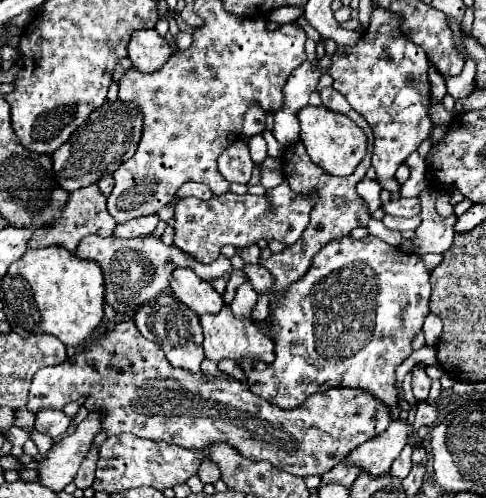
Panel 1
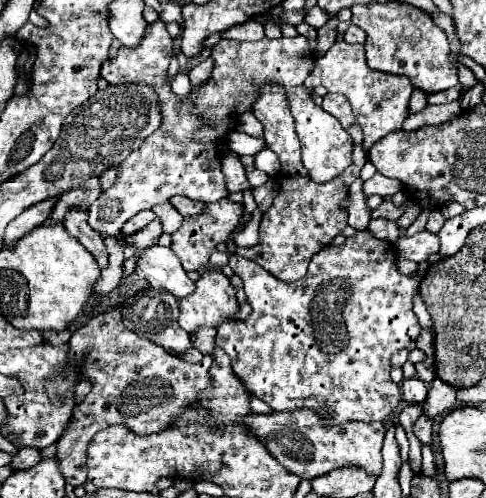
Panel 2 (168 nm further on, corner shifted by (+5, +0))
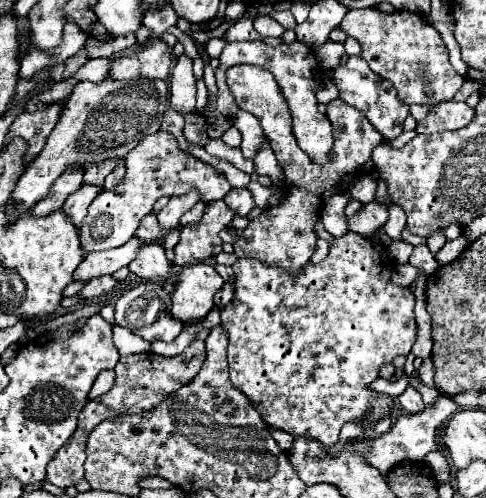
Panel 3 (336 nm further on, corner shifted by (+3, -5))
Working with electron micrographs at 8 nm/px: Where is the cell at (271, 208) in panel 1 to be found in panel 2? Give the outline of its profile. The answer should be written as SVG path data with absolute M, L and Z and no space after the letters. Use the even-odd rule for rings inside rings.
M225 197L215 203L205 205L205 209L199 215L185 217L181 229L173 233L173 243L171 243L171 249L179 257L183 269L185 271L201 271L203 267L207 267L211 253L215 251L215 247L219 243L225 243L229 239L229 233L237 227L241 215L243 215L243 205L233 203L229 197Z

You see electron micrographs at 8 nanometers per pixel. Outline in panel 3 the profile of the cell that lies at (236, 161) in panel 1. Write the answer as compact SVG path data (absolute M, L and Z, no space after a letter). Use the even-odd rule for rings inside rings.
M233 188L225 198L225 204L235 210L237 214L249 214L253 208L255 208L255 202L253 202L253 196L247 188Z

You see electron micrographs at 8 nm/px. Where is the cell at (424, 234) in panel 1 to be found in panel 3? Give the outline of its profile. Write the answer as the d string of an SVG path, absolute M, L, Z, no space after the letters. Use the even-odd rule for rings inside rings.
M419 244L419 246L413 248L413 254L409 258L409 264L411 266L417 266L417 268L423 268L427 274L433 274L439 268L437 260L433 258L433 254L429 252L429 248L425 244Z

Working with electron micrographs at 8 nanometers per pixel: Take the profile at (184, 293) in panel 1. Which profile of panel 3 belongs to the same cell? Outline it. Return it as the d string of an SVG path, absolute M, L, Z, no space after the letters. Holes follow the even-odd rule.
M147 244L139 252L139 256L129 264L129 270L143 280L163 282L171 276L173 264L167 260L165 250L157 244Z

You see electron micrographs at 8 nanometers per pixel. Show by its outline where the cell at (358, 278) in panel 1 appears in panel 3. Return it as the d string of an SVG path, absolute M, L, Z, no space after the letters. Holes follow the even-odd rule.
M347 232L331 242L323 262L305 266L297 278L251 258L237 260L233 272L235 298L221 310L221 326L229 334L229 376L269 426L287 430L293 436L311 436L329 446L339 440L343 424L359 420L369 430L391 412L395 400L389 394L371 390L369 384L379 378L383 364L411 352L417 322L413 314L415 296L409 288L391 282L393 262L383 244Z

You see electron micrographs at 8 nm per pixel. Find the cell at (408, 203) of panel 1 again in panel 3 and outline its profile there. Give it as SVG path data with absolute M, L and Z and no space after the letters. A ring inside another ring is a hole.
M369 202L357 216L349 218L349 228L351 232L371 238L379 228L383 228L385 222L387 222L387 208L379 202Z

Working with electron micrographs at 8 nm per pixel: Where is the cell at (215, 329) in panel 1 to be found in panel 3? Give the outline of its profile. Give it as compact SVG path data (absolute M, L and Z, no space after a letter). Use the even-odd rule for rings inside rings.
M205 262L185 266L179 274L177 288L171 294L171 316L183 324L205 318L215 308L213 296L223 288L223 284L225 280L219 276L219 272Z

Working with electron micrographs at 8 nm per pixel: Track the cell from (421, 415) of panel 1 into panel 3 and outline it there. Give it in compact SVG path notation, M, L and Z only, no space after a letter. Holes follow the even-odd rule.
M429 452L429 456L425 456L425 462L431 466L435 478L439 482L449 482L451 480L451 474L449 474L449 464L447 460L443 458L441 452Z

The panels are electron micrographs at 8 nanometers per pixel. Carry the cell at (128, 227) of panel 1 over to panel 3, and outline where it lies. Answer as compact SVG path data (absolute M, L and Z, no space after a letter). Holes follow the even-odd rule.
M149 214L141 220L137 232L135 232L137 238L143 238L143 240L153 240L159 236L159 224L157 224L157 218L155 214Z

